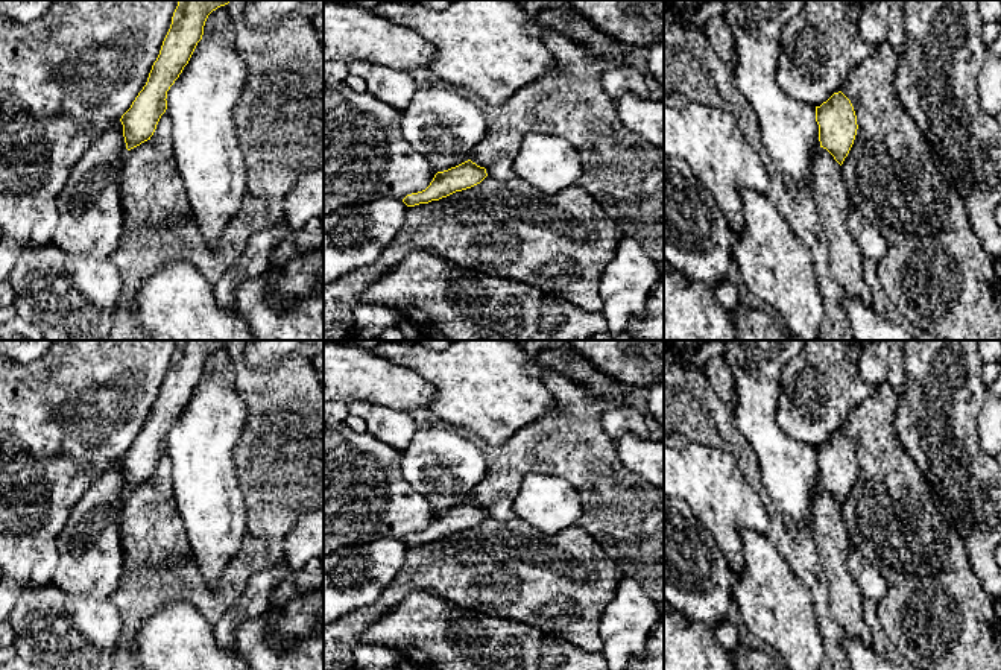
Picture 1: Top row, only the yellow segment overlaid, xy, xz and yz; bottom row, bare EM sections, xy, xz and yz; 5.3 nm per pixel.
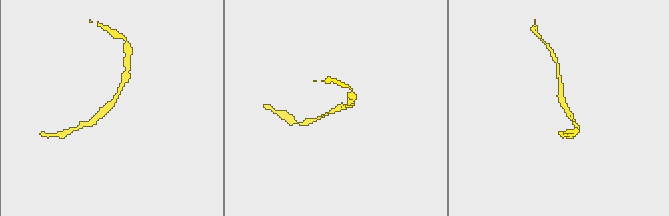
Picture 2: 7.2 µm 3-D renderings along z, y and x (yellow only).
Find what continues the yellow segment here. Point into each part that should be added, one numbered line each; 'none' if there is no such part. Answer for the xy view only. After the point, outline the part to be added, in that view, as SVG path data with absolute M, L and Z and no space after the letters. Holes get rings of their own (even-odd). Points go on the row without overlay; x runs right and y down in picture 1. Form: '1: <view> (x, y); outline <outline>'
1: xy (151, 529); outline M152 480L126 492L122 509L120 535L125 553L125 570L143 562L167 564L182 561L191 551L175 498L164 497Z

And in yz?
1: yz (833, 544); outline M820 486L813 491L810 530L825 567L832 617L845 634L872 646L872 632L861 608L863 596L846 567L852 545L843 523L842 506Z

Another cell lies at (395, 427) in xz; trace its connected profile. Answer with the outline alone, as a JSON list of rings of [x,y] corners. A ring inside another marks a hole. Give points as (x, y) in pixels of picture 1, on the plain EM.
[[[374,404],[366,416],[366,431],[399,453],[409,448],[416,430],[412,412],[403,409]]]

